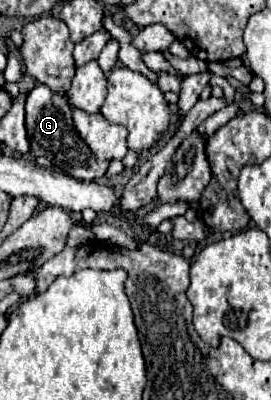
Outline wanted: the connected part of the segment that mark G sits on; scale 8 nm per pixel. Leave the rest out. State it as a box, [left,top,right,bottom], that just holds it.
[26,84,110,182]

